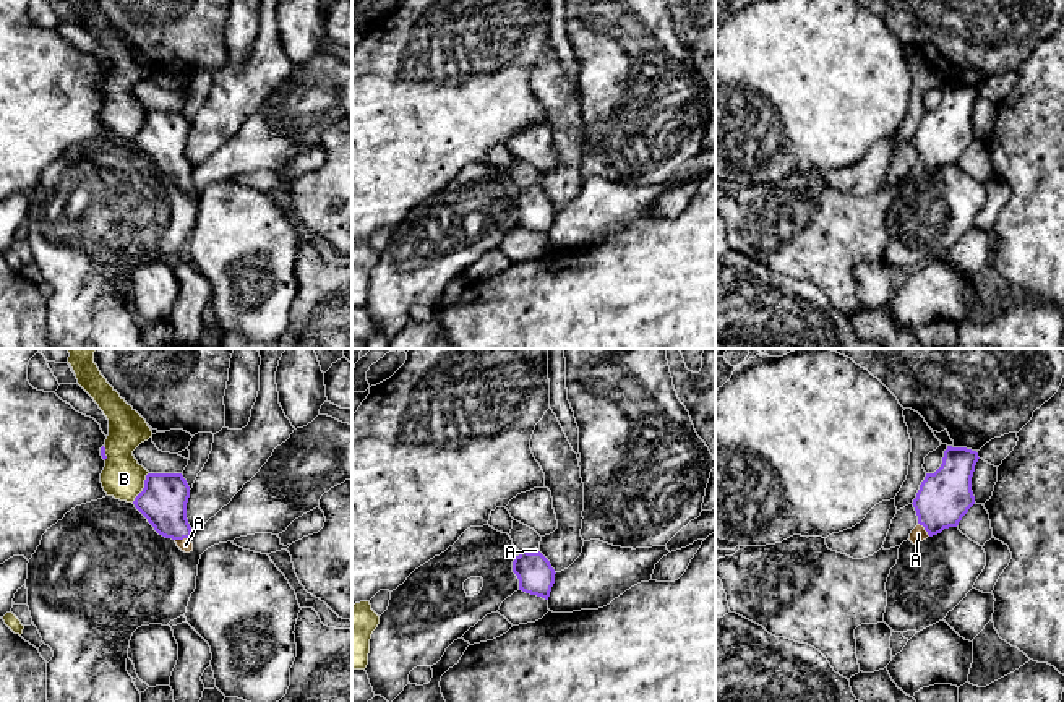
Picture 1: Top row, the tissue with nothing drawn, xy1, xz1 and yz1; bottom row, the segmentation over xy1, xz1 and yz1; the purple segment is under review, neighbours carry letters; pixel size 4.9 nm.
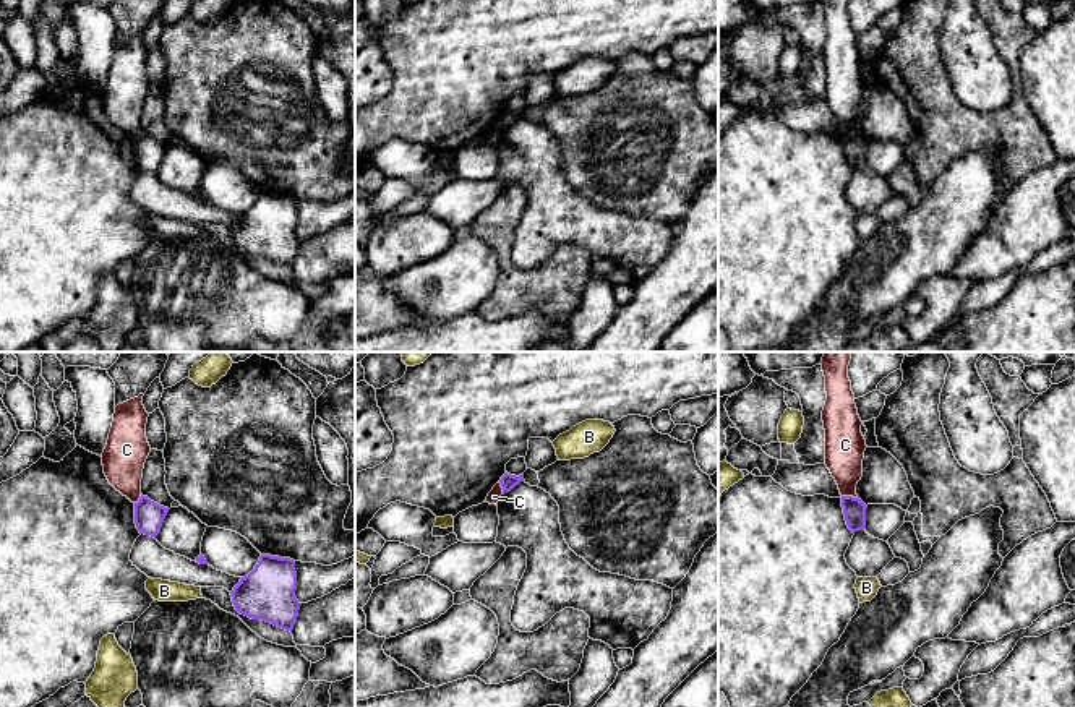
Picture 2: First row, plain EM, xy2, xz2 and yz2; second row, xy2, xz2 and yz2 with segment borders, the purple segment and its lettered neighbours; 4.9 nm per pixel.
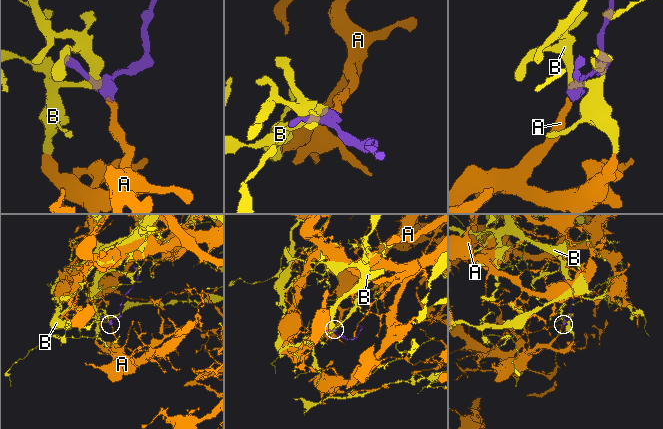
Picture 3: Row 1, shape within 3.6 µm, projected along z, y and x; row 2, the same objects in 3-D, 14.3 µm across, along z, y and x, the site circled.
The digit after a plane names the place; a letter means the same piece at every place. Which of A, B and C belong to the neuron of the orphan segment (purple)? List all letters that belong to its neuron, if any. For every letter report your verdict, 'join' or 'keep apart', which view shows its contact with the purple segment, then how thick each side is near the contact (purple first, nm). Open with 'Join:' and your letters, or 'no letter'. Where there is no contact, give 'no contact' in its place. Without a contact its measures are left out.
Join: A
A: join; meets purple in yz1; 260 nm thick on the purple side, 80 nm on the other
B: keep apart; meets purple in xy1; 240 nm thick on the purple side, 200 nm on the other
C: keep apart; meets purple in yz2; 110 nm thick on the purple side, 200 nm on the other

